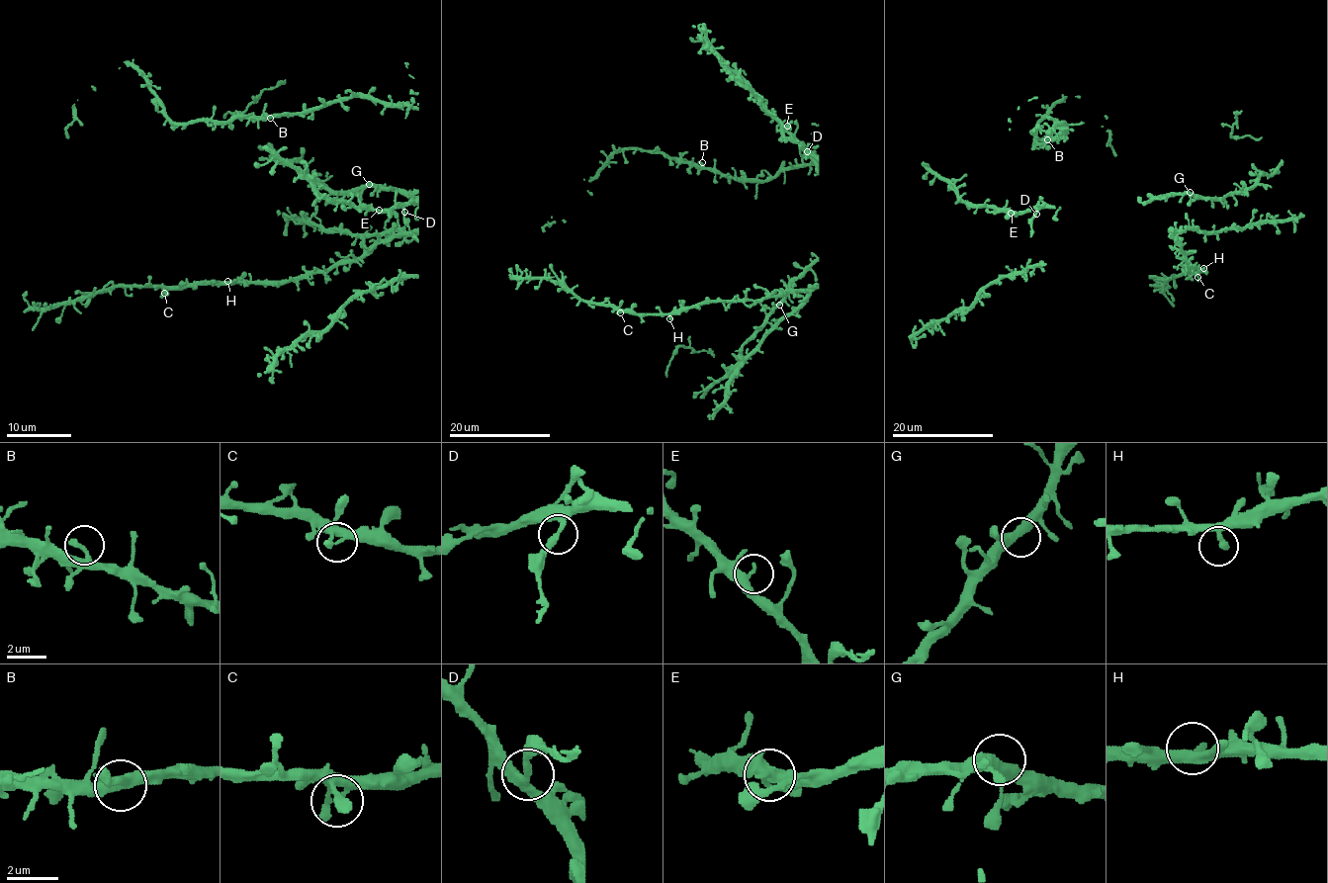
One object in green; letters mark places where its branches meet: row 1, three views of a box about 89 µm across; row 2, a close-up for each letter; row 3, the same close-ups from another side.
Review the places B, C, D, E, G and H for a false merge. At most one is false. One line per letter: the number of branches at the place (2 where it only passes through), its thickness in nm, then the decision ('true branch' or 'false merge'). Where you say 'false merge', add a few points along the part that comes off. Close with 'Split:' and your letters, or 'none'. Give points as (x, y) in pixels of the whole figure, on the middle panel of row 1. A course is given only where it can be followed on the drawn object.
B: 2 | 280 nm | true branch
C: 2 | 240 nm | true branch
D: 2 | 240 nm | false merge
E: 2 | 360 nm | true branch
G: 2 | 480 nm | true branch
H: 2 | 240 nm | true branch
Split: D

